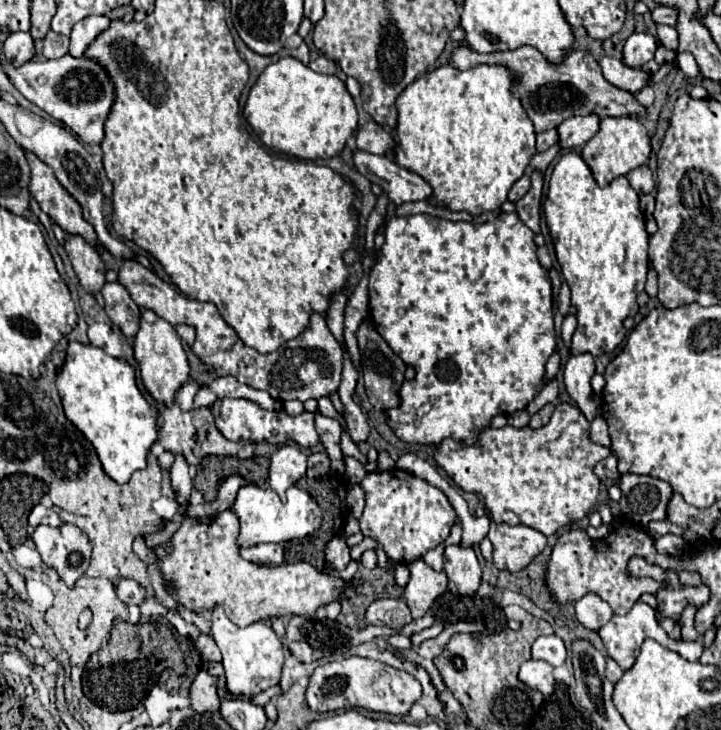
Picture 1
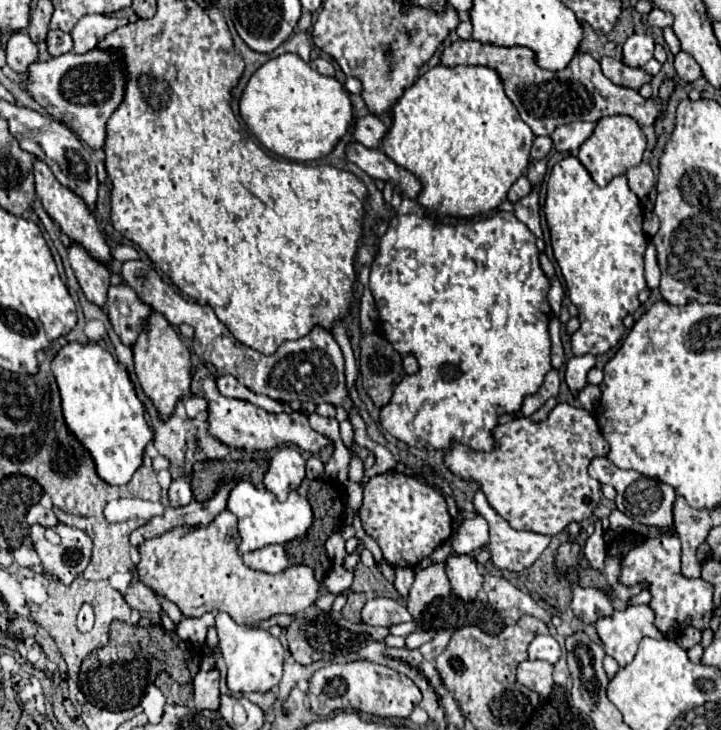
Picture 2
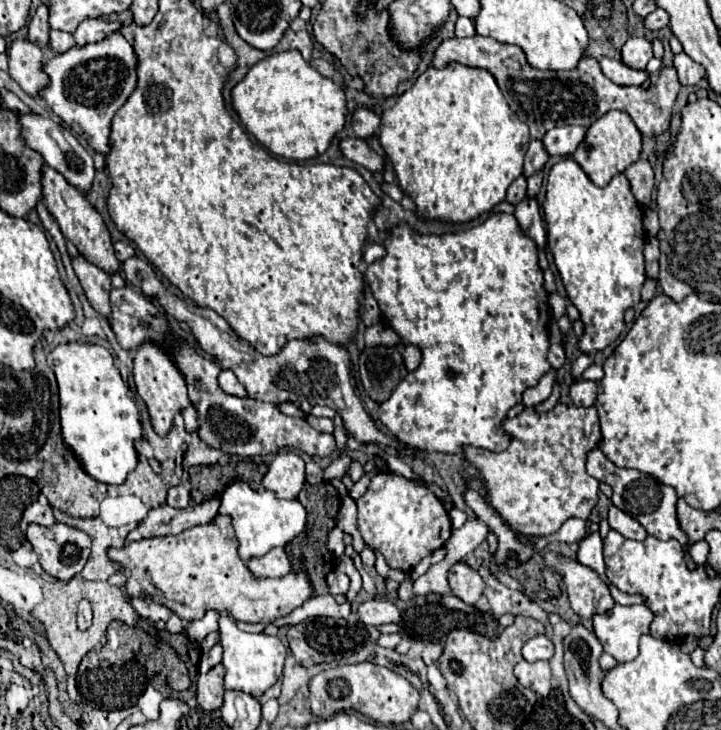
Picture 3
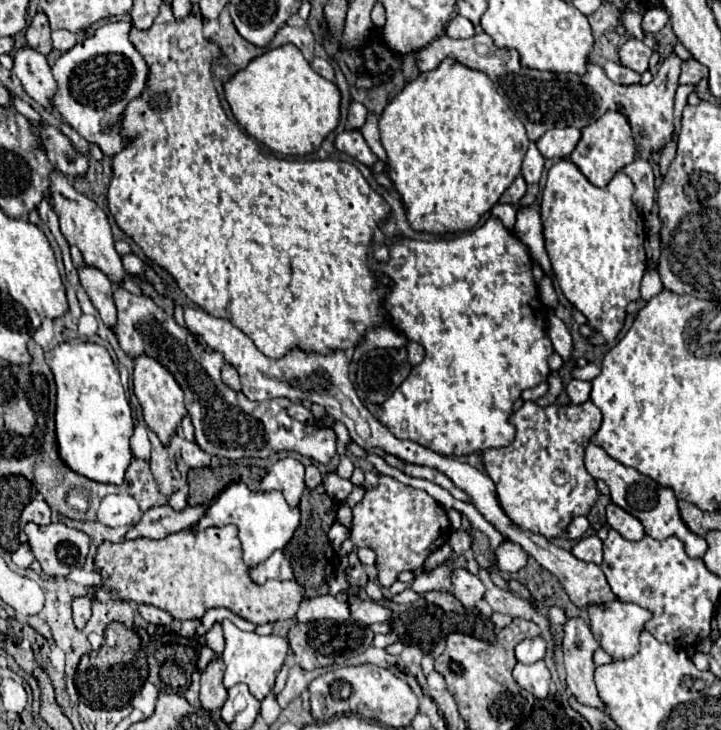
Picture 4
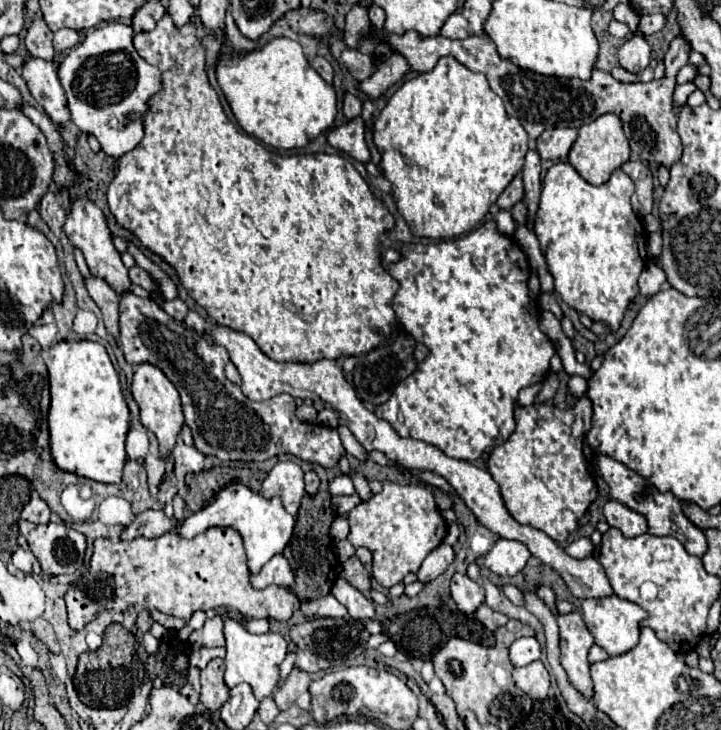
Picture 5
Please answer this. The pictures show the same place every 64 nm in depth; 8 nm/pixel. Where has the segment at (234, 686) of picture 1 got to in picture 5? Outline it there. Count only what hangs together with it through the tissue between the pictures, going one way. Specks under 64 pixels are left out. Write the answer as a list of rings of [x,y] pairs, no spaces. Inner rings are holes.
[[[226,620],[224,624],[224,636],[226,636],[226,684],[228,688],[238,686],[240,682],[246,682],[252,686],[252,692],[256,696],[256,700],[264,700],[266,696],[270,696],[274,692],[274,688],[278,686],[278,666],[282,664],[282,660],[286,658],[286,640],[280,634],[250,634],[246,632],[236,620]]]

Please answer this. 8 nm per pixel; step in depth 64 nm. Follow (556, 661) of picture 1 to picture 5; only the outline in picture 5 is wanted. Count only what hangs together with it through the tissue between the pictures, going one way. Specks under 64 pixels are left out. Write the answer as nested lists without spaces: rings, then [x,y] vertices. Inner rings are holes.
[[[518,638],[510,646],[510,662],[514,666],[526,666],[534,660],[540,658],[540,644],[538,640],[532,638]]]

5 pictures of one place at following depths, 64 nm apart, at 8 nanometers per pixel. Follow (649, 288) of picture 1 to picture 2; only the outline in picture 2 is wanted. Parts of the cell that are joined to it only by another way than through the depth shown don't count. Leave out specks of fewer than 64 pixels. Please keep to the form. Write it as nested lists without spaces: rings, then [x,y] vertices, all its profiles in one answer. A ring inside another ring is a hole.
[[[652,240],[648,242],[644,258],[646,258],[646,284],[650,290],[654,290],[654,288],[658,288],[658,282],[660,282],[660,268],[656,262],[656,246]]]

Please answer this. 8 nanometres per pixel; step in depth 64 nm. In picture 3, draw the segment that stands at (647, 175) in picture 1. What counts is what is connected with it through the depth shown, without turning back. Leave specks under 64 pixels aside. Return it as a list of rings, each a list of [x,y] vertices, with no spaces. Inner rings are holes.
[[[636,160],[634,164],[630,164],[624,174],[628,176],[630,180],[630,186],[632,186],[632,192],[634,192],[634,198],[640,206],[650,206],[650,200],[652,200],[652,190],[654,190],[654,172],[652,172],[652,166],[648,164],[648,160]]]

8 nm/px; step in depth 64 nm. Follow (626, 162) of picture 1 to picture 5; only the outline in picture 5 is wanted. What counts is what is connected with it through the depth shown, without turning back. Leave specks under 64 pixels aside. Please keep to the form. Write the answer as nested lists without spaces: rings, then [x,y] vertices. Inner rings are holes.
[[[604,114],[598,116],[596,120],[592,120],[590,124],[584,124],[578,128],[578,138],[574,140],[570,154],[568,154],[568,162],[570,166],[590,184],[604,184],[608,182],[610,174],[620,168],[626,160],[630,158],[630,146],[628,140],[622,132],[622,124],[620,118],[616,114]]]

